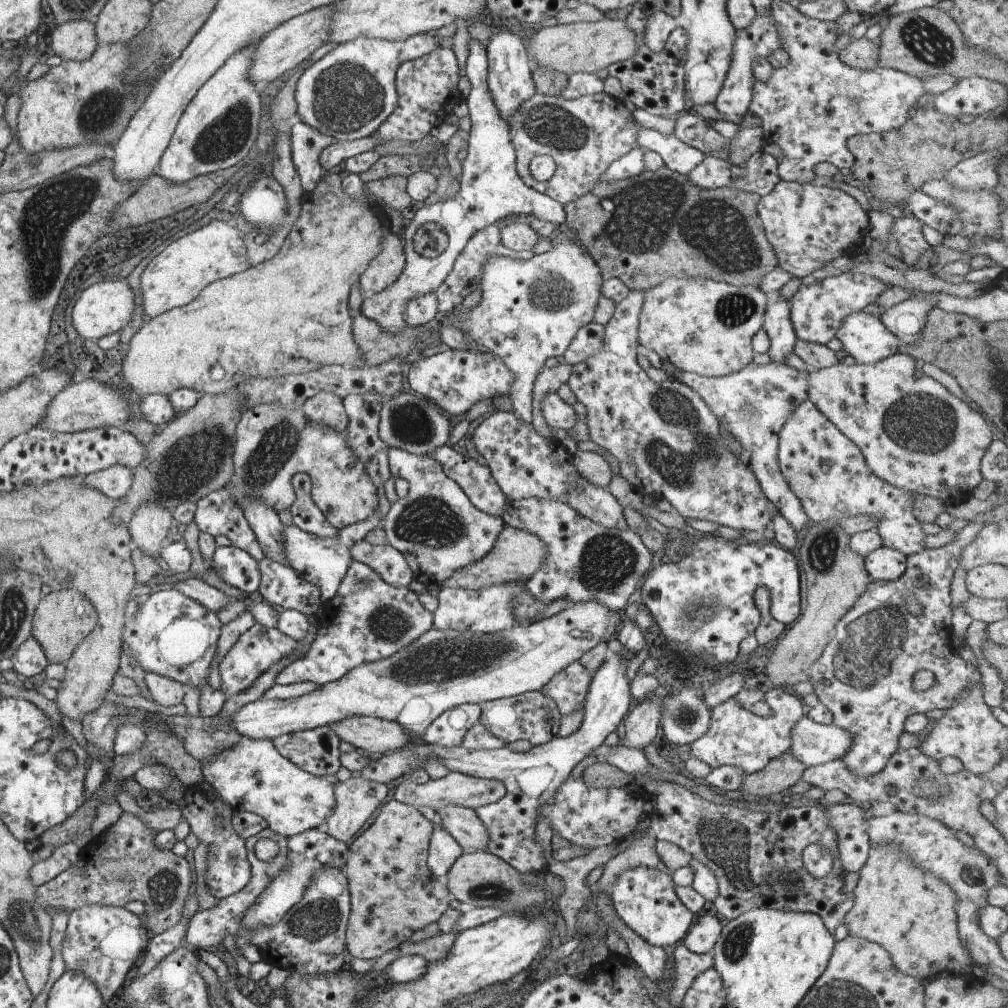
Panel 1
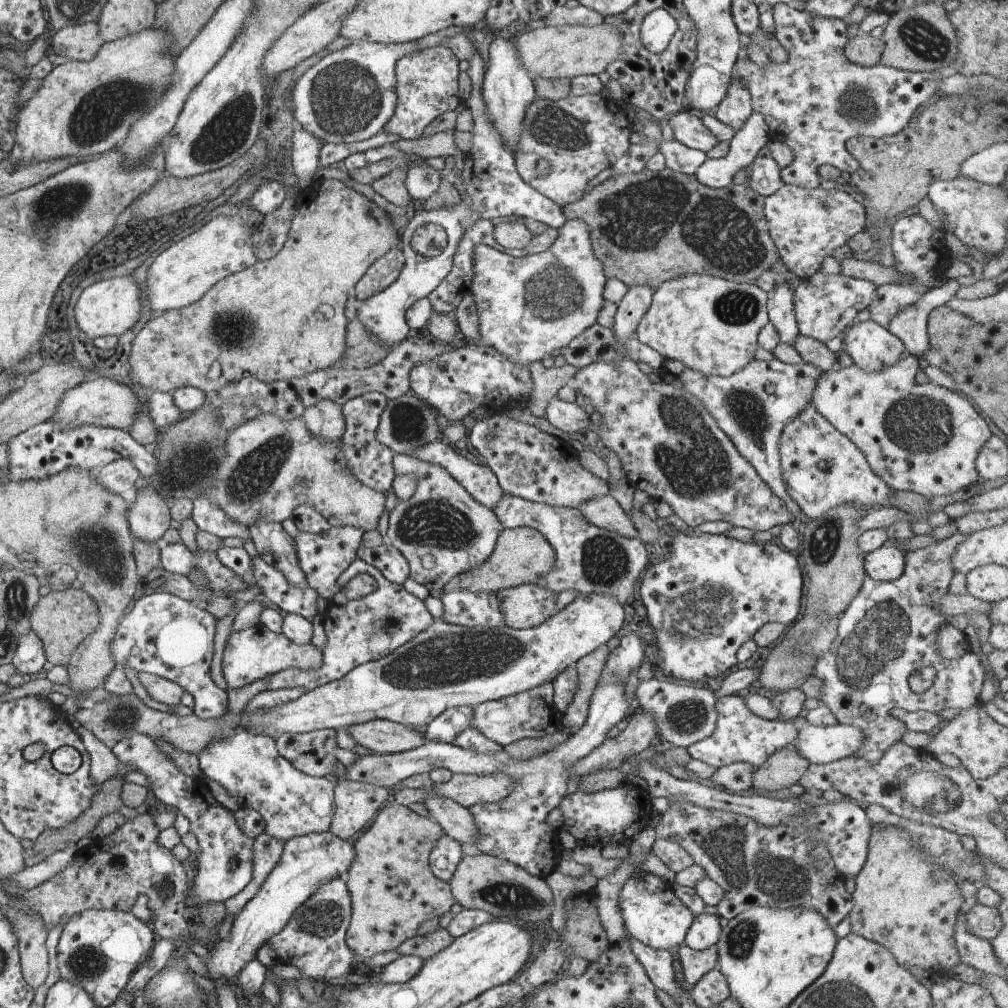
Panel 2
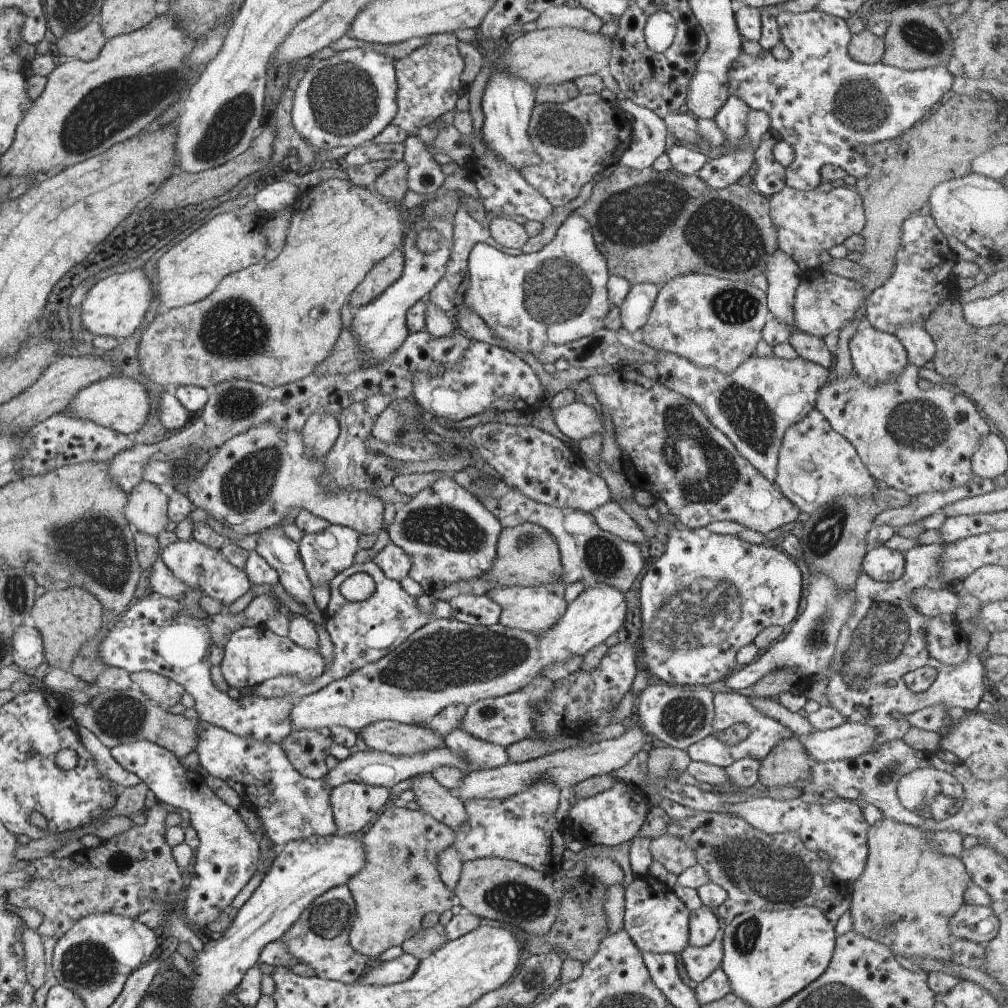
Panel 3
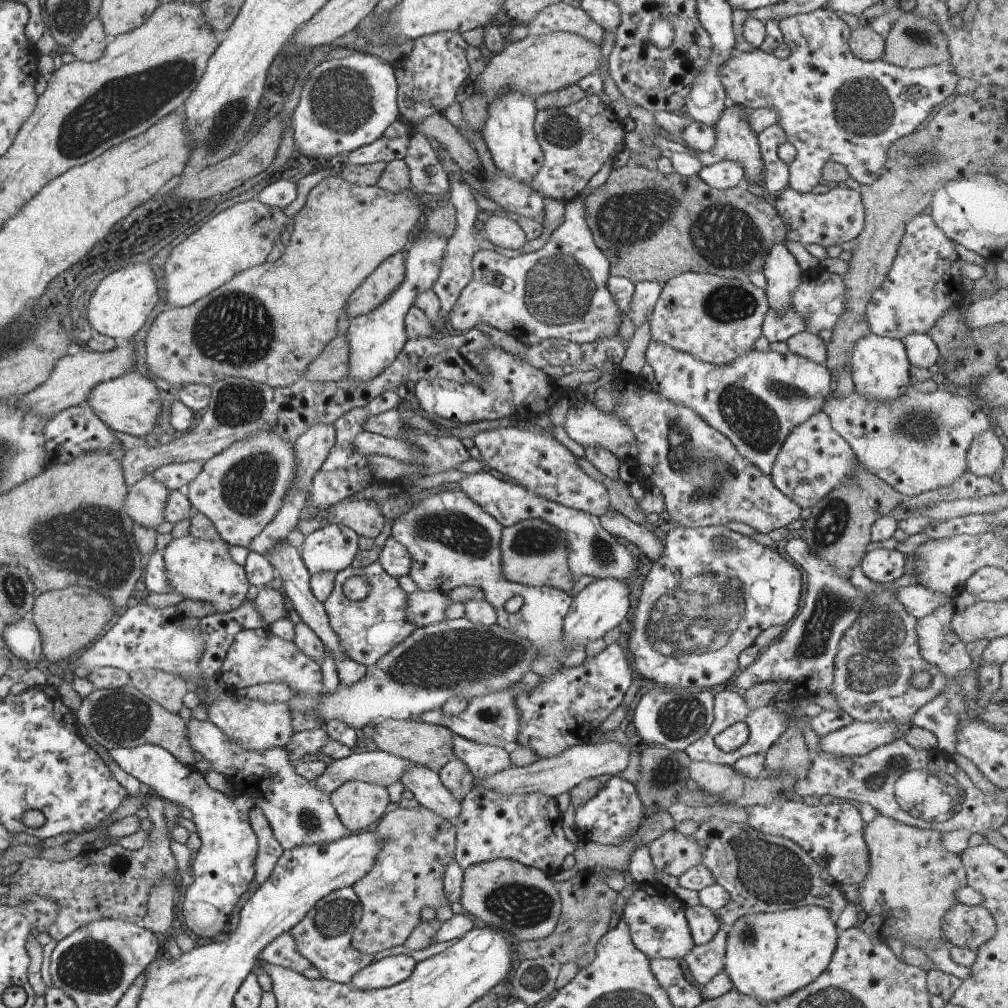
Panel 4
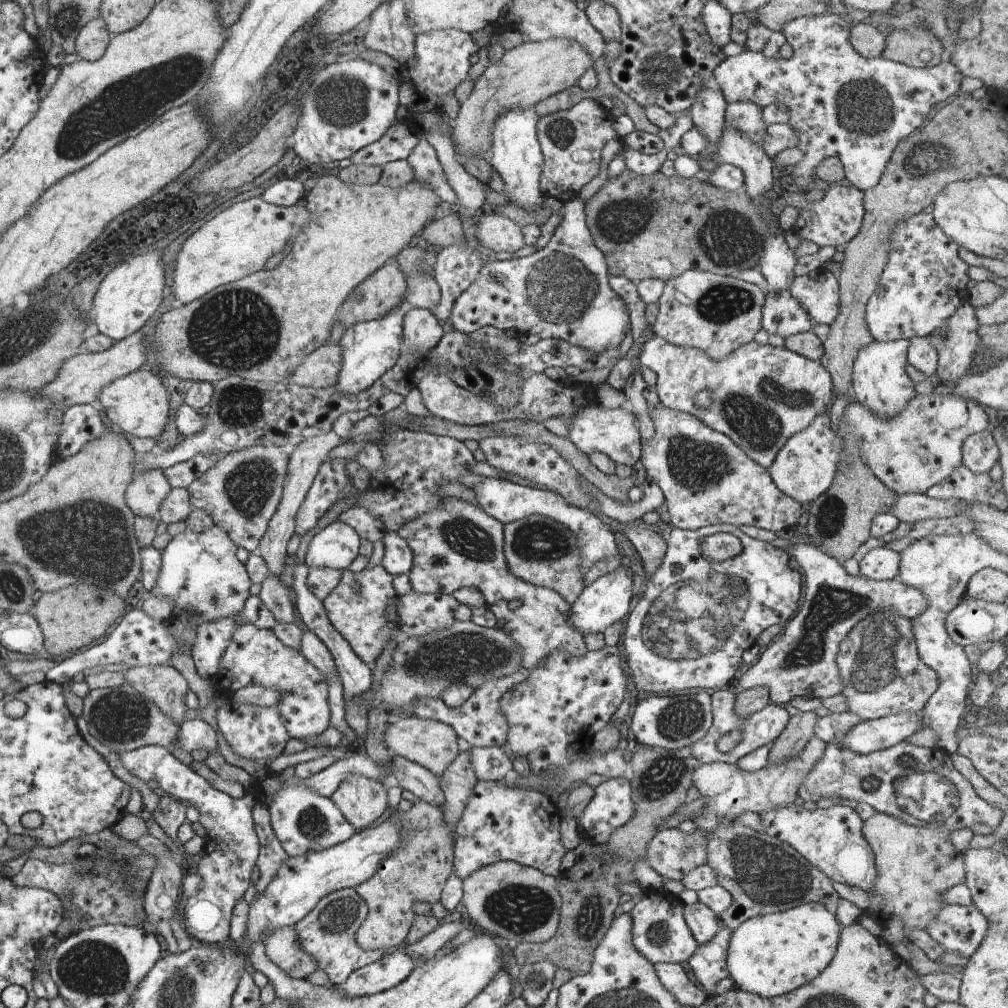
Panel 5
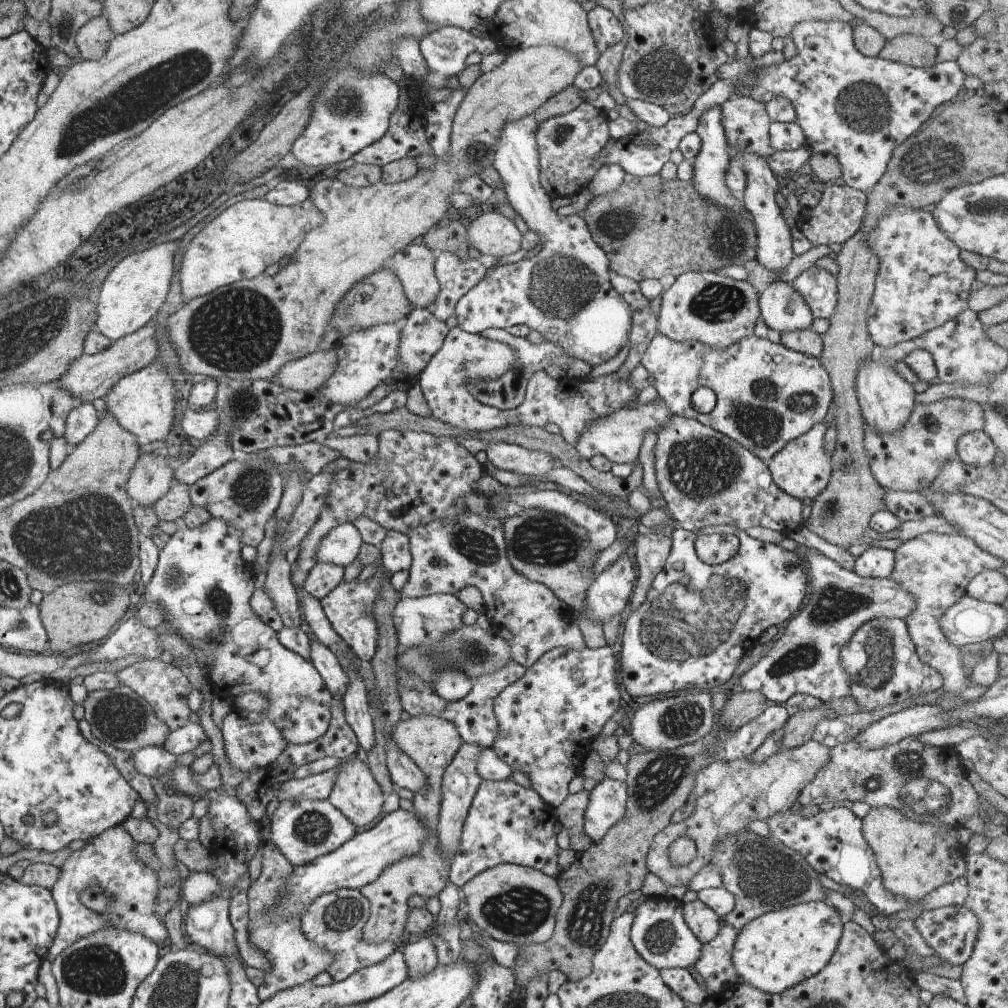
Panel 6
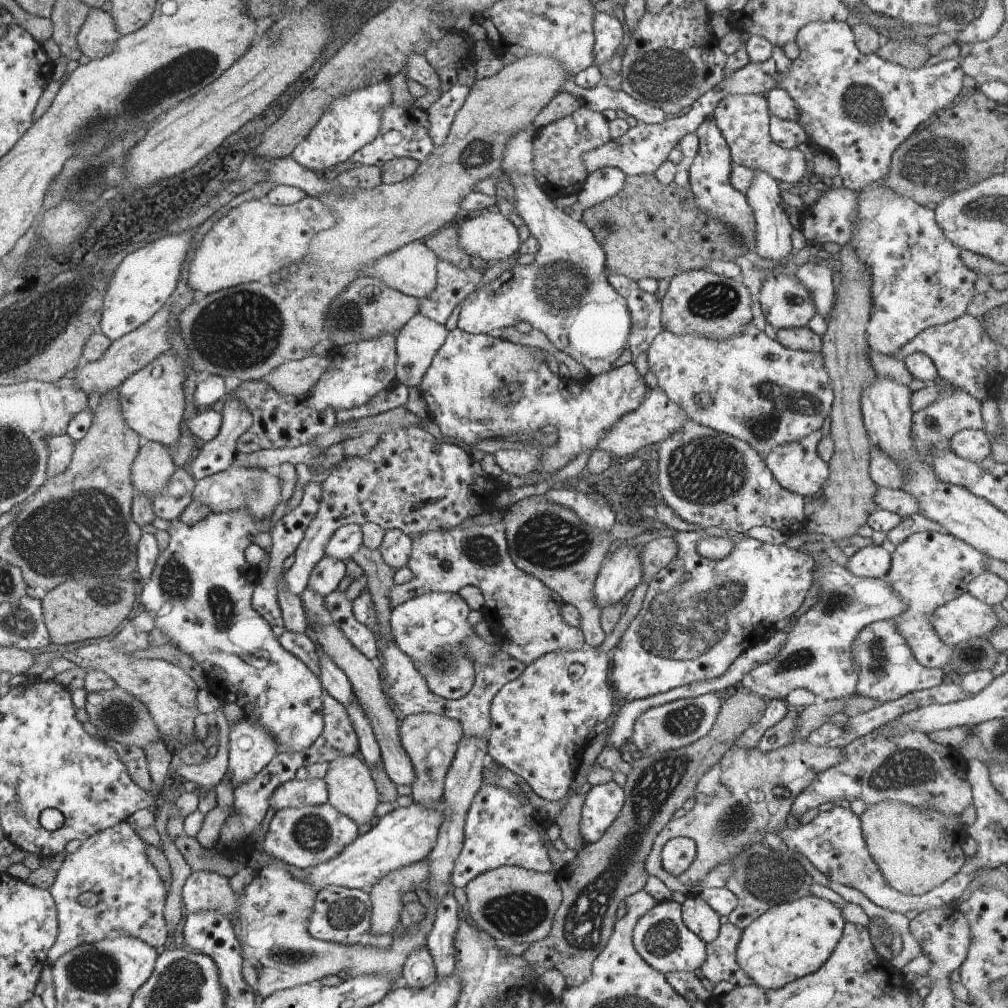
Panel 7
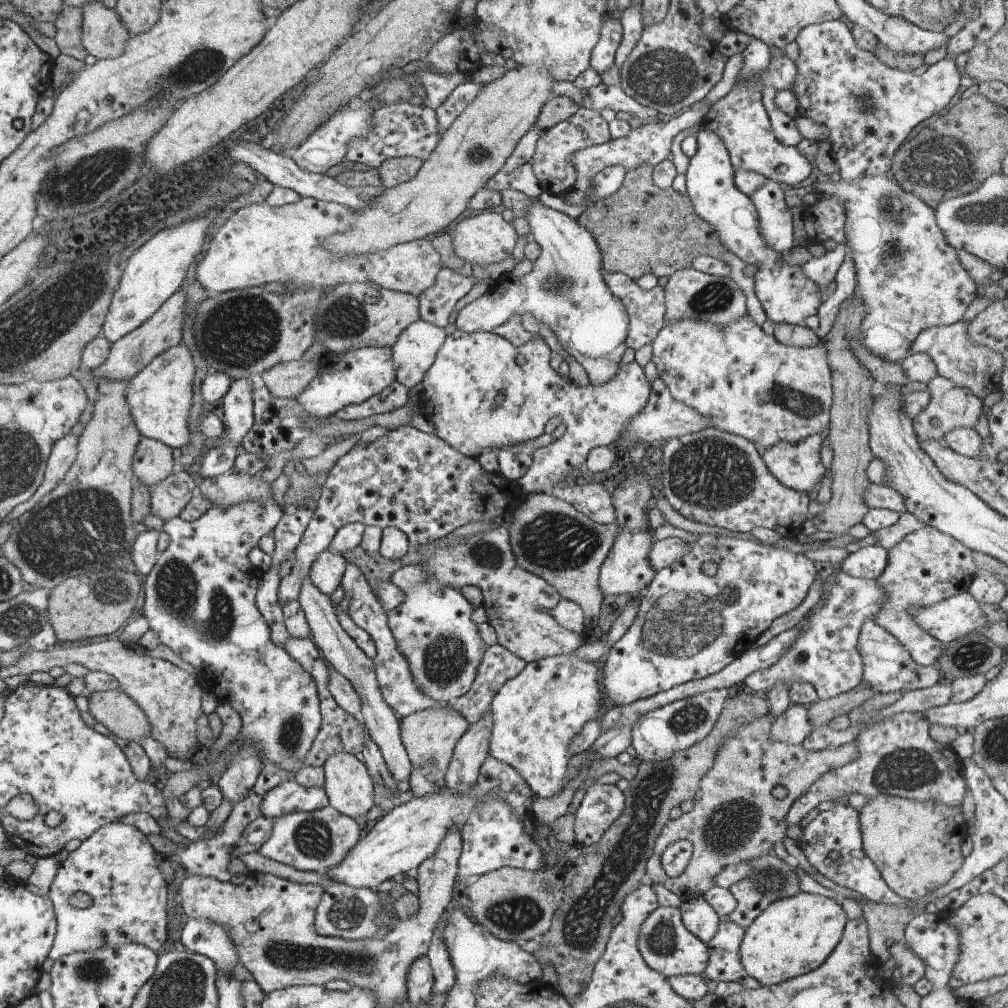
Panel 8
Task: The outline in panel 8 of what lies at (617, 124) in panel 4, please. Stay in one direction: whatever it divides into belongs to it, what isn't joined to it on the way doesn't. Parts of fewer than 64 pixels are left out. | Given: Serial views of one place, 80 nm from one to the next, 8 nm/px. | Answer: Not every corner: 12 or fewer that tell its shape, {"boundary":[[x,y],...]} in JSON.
{"boundary":[[579,107],[538,139],[531,163],[544,194],[566,196],[571,156],[612,138],[597,110]]}

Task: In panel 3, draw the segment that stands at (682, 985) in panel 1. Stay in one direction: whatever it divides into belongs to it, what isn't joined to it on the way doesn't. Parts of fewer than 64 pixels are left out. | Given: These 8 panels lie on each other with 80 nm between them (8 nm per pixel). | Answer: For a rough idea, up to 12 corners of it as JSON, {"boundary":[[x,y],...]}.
{"boundary":[[723,928],[709,945],[681,952],[688,976],[704,982],[721,966]]}

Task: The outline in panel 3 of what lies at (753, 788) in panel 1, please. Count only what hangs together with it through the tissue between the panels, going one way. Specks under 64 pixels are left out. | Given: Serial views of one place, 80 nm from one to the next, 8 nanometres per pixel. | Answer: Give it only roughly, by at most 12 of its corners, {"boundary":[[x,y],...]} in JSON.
{"boundary":[[790,735],[761,760],[767,787],[809,780],[815,760]]}

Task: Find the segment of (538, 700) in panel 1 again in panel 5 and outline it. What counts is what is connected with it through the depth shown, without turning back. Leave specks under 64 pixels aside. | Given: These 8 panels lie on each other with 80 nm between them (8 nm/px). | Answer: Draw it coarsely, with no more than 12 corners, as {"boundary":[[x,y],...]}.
{"boundary":[[524,667],[482,681],[459,707],[426,697],[421,719],[453,726],[470,746],[502,747],[509,724],[501,696]]}

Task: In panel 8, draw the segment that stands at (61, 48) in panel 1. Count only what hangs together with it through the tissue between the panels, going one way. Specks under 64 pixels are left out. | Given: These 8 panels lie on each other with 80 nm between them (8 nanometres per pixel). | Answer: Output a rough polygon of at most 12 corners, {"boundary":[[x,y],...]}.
{"boundary":[[102,1],[83,10],[87,54],[113,59],[132,34]]}

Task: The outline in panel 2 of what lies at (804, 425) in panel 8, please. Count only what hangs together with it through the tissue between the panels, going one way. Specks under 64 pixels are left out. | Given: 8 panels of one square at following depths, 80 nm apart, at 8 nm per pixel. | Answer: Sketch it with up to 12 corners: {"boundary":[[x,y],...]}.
{"boundary":[[665,359],[800,520],[782,478],[784,427],[823,373],[752,359],[729,377]]}

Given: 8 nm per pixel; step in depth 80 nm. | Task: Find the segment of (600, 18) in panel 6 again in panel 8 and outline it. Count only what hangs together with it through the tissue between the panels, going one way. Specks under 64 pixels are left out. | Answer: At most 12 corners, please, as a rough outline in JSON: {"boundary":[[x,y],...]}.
{"boundary":[[608,17],[592,49],[590,67],[599,75],[614,68],[623,39],[620,19]]}

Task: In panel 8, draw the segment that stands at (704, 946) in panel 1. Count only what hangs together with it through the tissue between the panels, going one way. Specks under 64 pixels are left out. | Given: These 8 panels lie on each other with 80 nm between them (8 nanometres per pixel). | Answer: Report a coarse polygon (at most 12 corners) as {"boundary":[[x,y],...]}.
{"boundary":[[703,896],[683,899],[684,926],[705,943],[714,938],[719,916]]}

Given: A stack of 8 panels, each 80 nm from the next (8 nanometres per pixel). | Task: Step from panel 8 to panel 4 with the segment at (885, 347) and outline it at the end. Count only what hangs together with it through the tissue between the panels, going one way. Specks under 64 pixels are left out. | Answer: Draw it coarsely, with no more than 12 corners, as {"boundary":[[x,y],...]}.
{"boundary":[[931,215],[906,223],[867,304],[875,335],[928,334],[966,303],[965,262]]}

